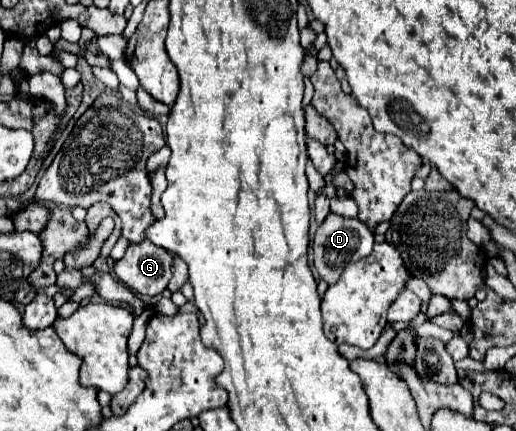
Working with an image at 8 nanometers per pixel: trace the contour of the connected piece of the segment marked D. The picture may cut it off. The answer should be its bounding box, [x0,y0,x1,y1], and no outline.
[313,213,373,285]

